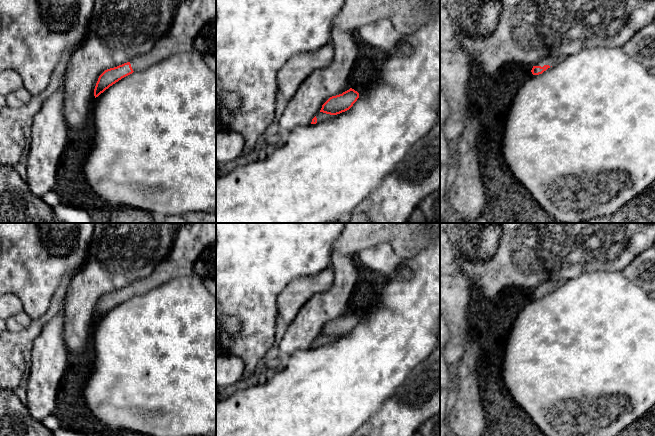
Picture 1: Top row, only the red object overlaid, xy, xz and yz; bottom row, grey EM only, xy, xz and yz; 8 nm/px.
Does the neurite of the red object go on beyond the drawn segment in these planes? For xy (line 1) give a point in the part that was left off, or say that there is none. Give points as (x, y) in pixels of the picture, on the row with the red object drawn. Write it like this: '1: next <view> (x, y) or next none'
1: next xy (190, 16)

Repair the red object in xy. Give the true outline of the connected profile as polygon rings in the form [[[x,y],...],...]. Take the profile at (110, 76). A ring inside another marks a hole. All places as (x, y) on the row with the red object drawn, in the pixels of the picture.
[[[216,0],[178,2],[174,21],[169,30],[149,52],[105,70],[96,83],[95,98],[134,71],[144,70],[175,54],[194,51],[193,42],[196,35],[214,18],[216,18]]]

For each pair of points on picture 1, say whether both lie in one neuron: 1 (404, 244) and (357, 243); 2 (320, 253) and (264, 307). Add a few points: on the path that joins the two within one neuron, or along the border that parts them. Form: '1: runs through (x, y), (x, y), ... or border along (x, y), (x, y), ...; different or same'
1: runs through (392, 236), (369, 236); same
2: runs through (303, 255), (268, 290); same

